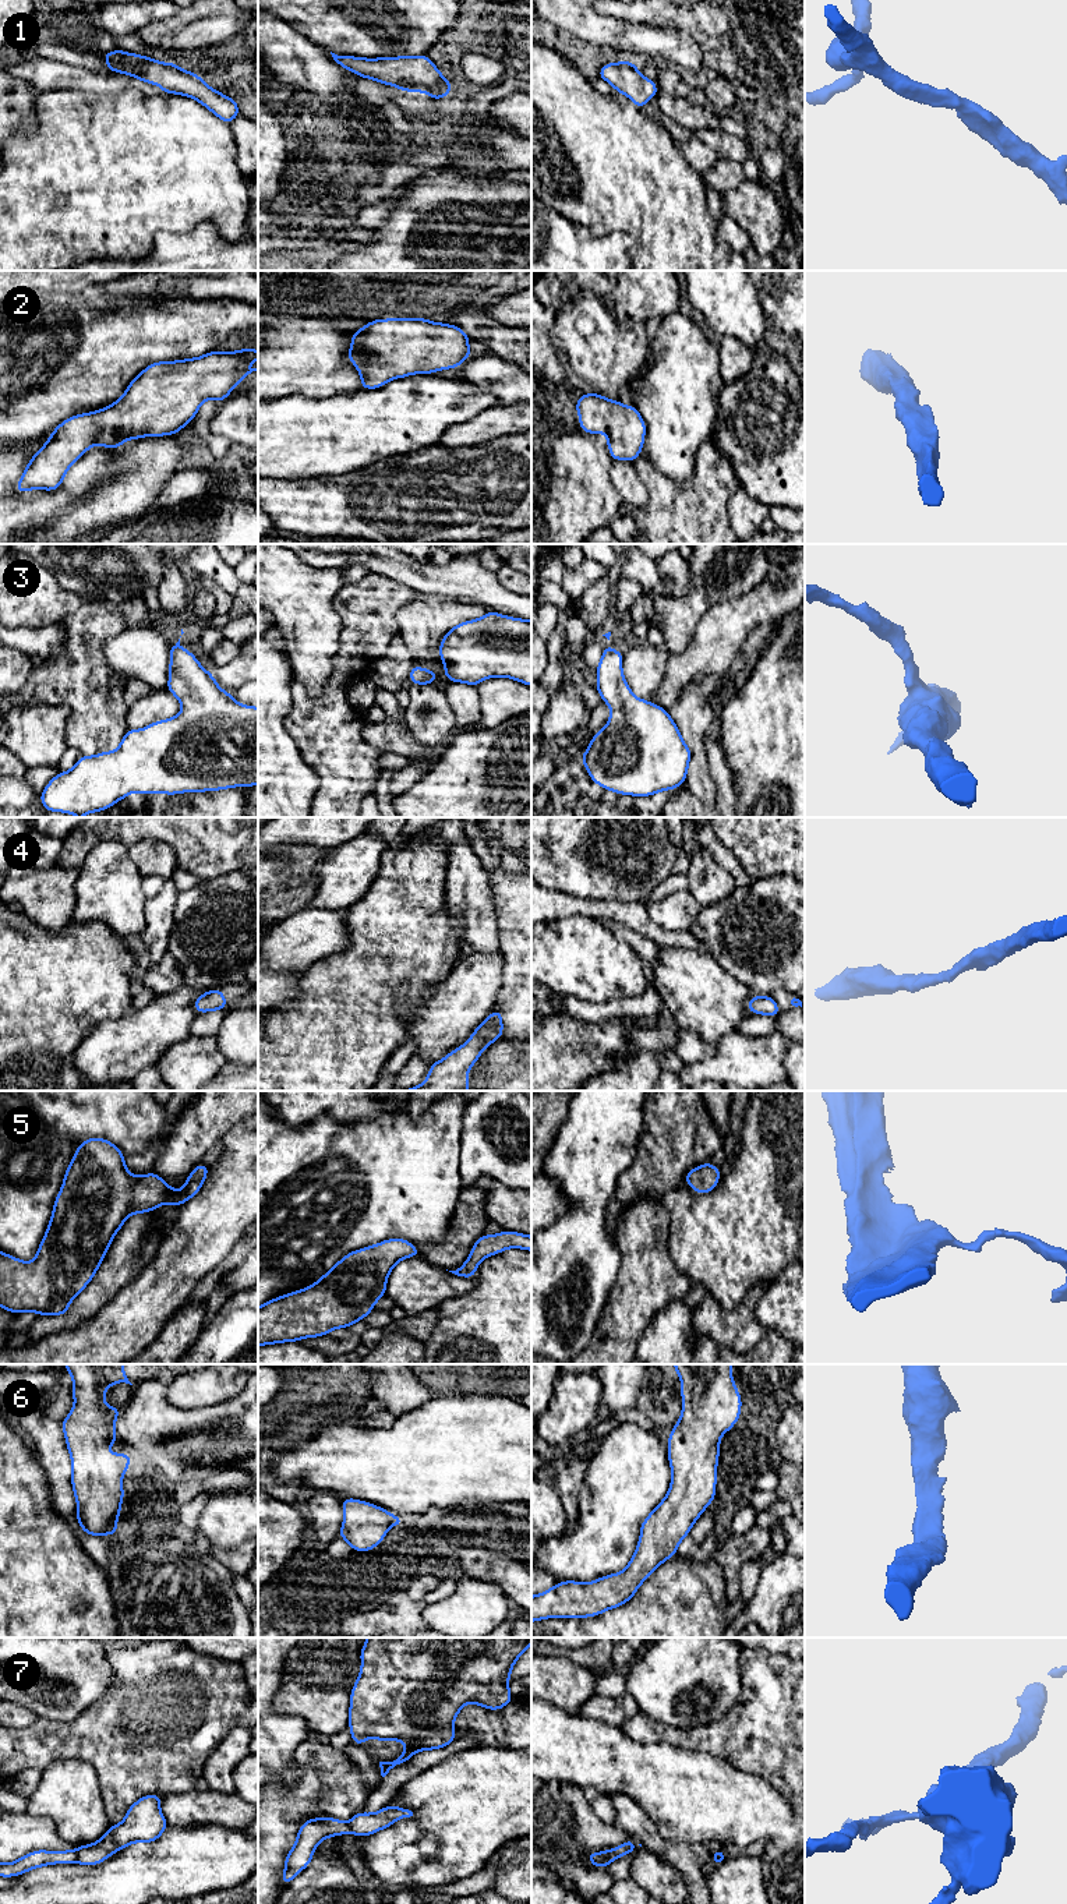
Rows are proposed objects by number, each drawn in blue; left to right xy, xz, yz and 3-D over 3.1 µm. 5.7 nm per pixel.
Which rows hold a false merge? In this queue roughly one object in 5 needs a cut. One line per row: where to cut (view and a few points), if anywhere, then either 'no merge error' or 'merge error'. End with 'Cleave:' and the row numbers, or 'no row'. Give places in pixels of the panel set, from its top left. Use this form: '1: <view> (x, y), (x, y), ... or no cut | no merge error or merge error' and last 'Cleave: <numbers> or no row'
1: no cut | no merge error
2: no cut | no merge error
3: no cut | no merge error
4: no cut | no merge error
5: no cut | no merge error
6: no cut | no merge error
7: xy (74, 1850), (77, 1861) | merge error
Cleave: 7

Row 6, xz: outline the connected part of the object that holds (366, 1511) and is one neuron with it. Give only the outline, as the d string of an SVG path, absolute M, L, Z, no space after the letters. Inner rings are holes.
M342 1498L345 1519L339 1537L346 1540L353 1551L371 1551L386 1536L392 1525L403 1526L403 1516L395 1516L386 1509L356 1498Z

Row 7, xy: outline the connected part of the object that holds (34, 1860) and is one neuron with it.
M38 1850L32 1851L17 1861L10 1864L0 1864L1 1877L14 1877L17 1875L24 1875L28 1871L56 1864L74 1864L77 1862L77 1851L46 1851Z

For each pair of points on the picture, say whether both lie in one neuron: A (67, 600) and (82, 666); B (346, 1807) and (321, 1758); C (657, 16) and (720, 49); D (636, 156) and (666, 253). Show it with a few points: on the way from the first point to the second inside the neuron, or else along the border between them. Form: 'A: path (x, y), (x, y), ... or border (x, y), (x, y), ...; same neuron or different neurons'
A: border (102, 604), (82, 603), (57, 622); different neurons
B: path (343, 1794), (341, 1779), (334, 1770); same neuron
C: path (672, 16), (689, 18), (705, 34); same neuron
D: path (636, 180), (666, 215), (666, 229); same neuron

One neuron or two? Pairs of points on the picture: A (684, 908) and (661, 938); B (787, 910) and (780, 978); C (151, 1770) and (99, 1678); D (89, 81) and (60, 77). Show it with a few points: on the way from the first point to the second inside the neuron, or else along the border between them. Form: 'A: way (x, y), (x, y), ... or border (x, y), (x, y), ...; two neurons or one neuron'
A: border (645, 905), (653, 922), (688, 932); two neurons
B: way (780, 926), (780, 961); one neuron
C: border (106, 1657), (112, 1670), (110, 1688), (81, 1712); two neurons
D: way (82, 80), (67, 77); one neuron

